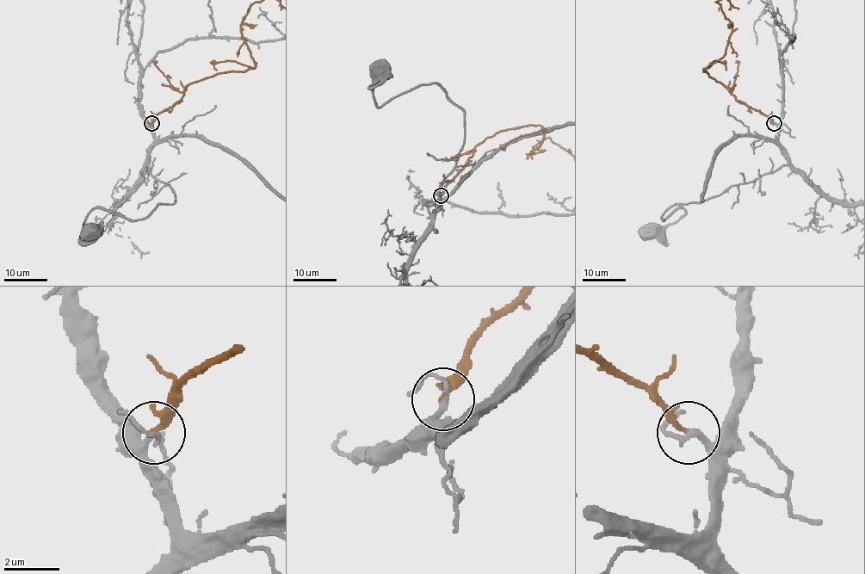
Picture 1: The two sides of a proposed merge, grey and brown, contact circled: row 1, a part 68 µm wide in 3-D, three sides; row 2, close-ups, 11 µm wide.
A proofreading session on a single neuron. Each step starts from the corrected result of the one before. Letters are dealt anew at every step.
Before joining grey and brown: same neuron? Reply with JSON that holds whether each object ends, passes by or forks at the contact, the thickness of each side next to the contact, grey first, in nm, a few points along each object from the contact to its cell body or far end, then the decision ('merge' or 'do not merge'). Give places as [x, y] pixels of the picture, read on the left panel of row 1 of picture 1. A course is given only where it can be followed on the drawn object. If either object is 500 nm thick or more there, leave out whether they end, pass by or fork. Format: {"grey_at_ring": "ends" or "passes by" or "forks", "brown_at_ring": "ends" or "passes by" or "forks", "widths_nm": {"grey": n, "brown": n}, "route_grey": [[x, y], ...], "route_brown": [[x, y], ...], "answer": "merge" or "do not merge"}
{"grey_at_ring": "passes by", "brown_at_ring": "passes by", "widths_nm": {"grey": 190, "brown": 130}, "route_grey": [[151, 123], [149, 172], [169, 186], [175, 201], [129, 220], [94, 208], [83, 222], [89, 231]], "route_brown": [[151, 123], [178, 101], [189, 84], [255, 66], [241, 29], [255, 2]], "answer": "merge"}

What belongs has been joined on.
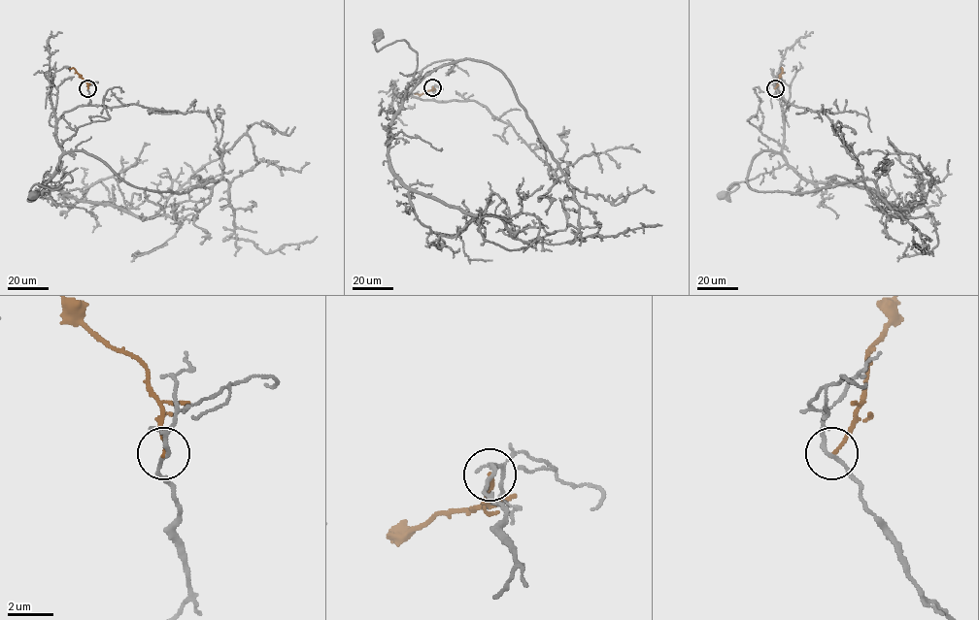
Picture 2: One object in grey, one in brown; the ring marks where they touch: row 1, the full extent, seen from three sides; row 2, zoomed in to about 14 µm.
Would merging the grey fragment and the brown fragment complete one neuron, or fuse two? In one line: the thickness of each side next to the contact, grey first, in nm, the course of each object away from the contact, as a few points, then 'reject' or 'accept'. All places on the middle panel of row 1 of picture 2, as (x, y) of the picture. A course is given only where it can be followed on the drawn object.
160/160 nm | grey via (433, 86), (432, 99), (400, 96), (407, 94), (404, 98), (417, 53), (404, 40), (377, 50), (377, 34) | brown via (432, 86), (421, 94), (415, 93) | reject

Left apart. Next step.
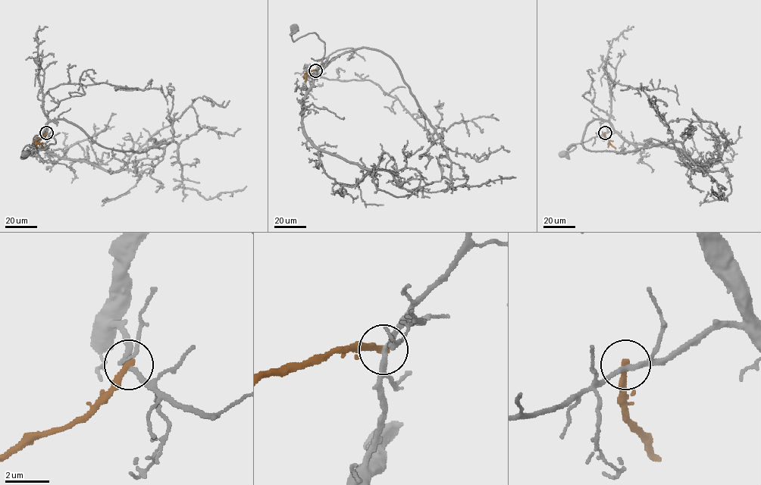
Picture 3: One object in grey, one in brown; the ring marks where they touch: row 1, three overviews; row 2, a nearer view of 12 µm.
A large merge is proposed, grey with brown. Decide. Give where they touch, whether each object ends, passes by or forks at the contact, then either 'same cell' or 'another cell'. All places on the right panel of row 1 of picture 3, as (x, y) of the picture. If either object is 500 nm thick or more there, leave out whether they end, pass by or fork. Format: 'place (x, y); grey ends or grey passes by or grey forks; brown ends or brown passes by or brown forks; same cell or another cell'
place (605, 132); grey passes by; brown ends; another cell

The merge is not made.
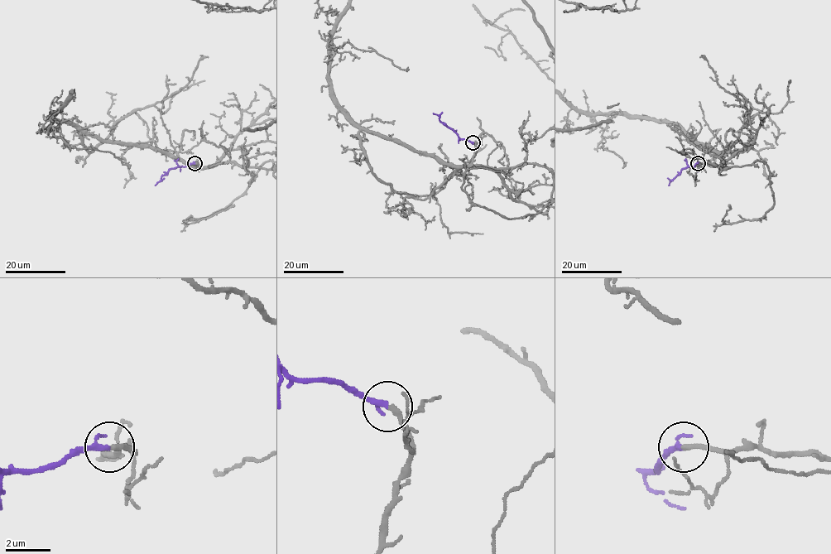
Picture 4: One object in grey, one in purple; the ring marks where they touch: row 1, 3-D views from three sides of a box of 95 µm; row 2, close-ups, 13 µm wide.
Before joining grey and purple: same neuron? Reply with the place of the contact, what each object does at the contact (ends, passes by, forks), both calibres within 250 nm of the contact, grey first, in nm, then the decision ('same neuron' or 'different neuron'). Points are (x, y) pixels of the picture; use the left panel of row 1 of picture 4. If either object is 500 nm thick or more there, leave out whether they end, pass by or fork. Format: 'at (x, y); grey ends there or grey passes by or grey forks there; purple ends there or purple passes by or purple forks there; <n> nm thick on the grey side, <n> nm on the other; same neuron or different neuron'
at (194, 163); grey ends there; purple passes by; 220 nm thick on the grey side, 180 nm on the other; same neuron

